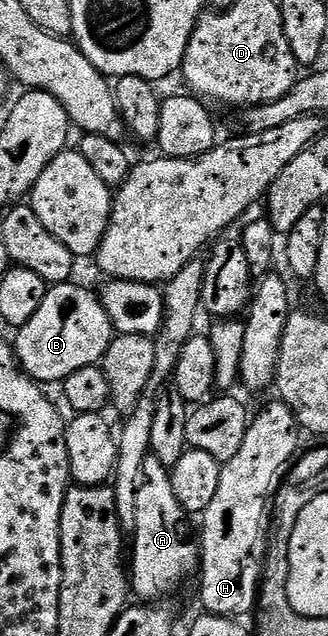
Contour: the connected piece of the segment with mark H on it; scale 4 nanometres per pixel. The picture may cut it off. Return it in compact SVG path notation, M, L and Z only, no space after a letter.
M283 400L275 401L257 414L255 411L248 423L246 440L242 440L242 448L238 448L238 456L221 465L218 492L214 492L214 500L210 500L202 515L204 531L198 534L201 548L198 583L200 602L209 614L239 619L240 614L251 615L256 608L266 561L264 517L267 514L269 517L270 499L281 485L286 467L298 454L296 414Z

